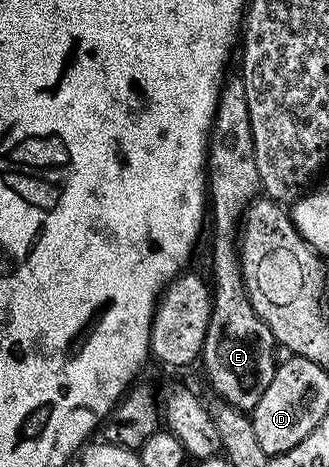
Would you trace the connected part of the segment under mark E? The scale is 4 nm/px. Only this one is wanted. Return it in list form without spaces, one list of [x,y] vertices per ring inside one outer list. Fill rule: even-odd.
[[[239,78],[231,80],[222,87],[213,119],[213,131],[209,133],[207,200],[211,205],[211,228],[213,224],[213,313],[207,326],[203,361],[205,372],[209,375],[209,384],[218,396],[216,399],[249,414],[259,398],[263,398],[263,390],[271,386],[279,355],[276,338],[263,318],[255,314],[247,298],[241,273],[239,229],[245,211],[262,195],[262,190],[255,163],[255,142],[251,134],[251,114],[247,110],[245,83]]]

